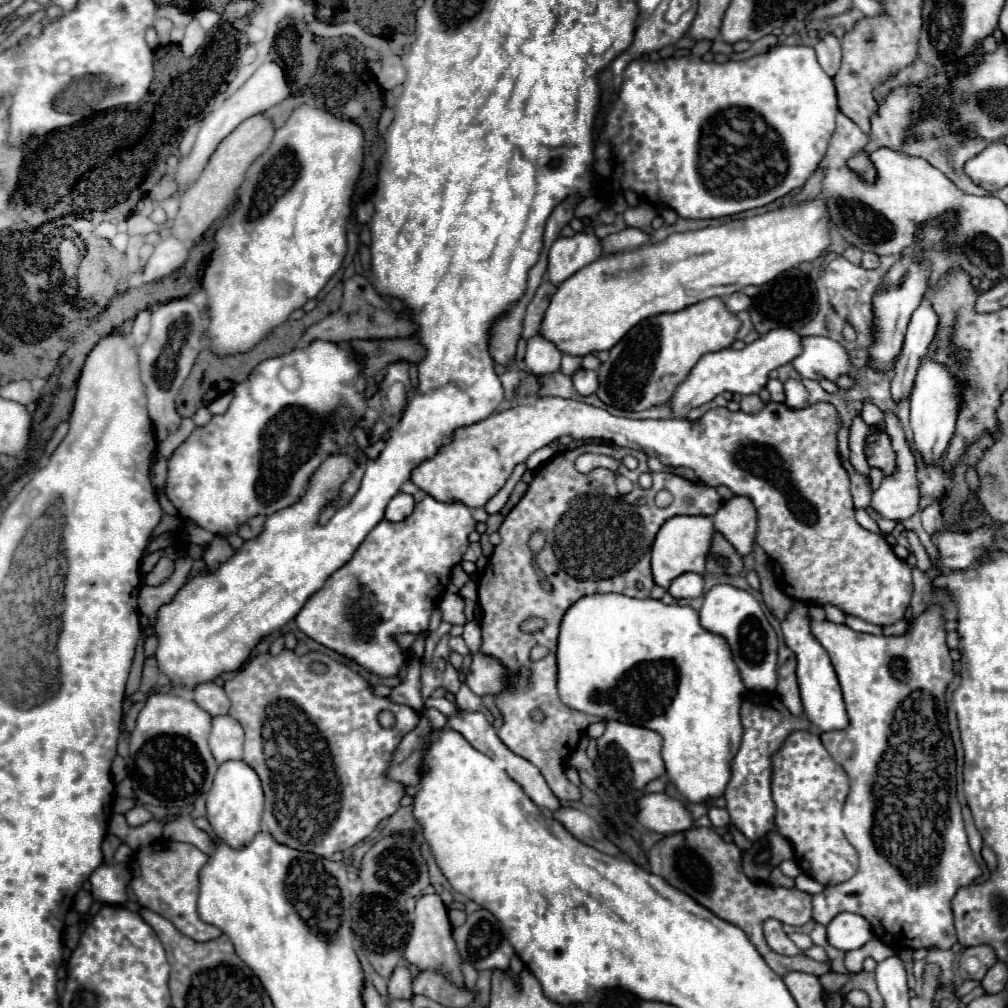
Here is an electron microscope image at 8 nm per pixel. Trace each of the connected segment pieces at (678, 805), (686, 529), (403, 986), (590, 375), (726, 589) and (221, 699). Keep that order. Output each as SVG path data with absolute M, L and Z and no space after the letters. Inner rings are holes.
M647 793L639 801L639 823L655 833L669 835L693 827L693 817L687 805L665 793Z
M677 515L663 523L659 529L653 549L651 549L651 569L653 579L661 587L669 587L669 583L683 573L705 573L707 551L711 549L711 535L715 535L715 527L711 527L709 515Z
M397 967L389 979L387 999L411 999L411 975L407 967Z
M579 369L571 379L573 379L573 385L579 395L593 395L597 391L597 373L595 371Z
M715 585L705 595L699 611L701 625L717 635L723 635L733 651L733 659L741 671L743 683L751 691L775 691L777 685L777 635L769 625L759 601L733 585Z
M199 683L193 689L193 699L199 707L203 707L207 713L225 715L229 711L229 699L221 685L217 683Z

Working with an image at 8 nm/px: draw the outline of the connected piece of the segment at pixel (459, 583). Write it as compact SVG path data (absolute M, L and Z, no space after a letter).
M455 565L453 571L451 571L451 583L453 583L457 589L461 589L467 581L469 581L469 575L463 571L461 565Z

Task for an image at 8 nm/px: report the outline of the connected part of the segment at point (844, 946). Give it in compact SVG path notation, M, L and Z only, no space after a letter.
M839 913L825 929L827 941L841 951L859 949L869 939L873 939L871 925L861 915L855 913Z

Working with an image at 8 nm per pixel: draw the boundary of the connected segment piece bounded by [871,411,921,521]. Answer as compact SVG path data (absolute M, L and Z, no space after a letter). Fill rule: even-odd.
M885 411L885 431L889 433L891 443L893 443L893 449L897 453L897 473L893 477L885 477L881 481L881 487L871 497L871 505L885 519L905 521L913 513L919 511L919 499L921 499L921 495L919 495L919 481L917 481L917 463L915 463L915 457L913 457L913 453L911 453L911 449L907 445L907 439L905 439L905 431L901 427L901 421L899 421L899 417L893 411Z

